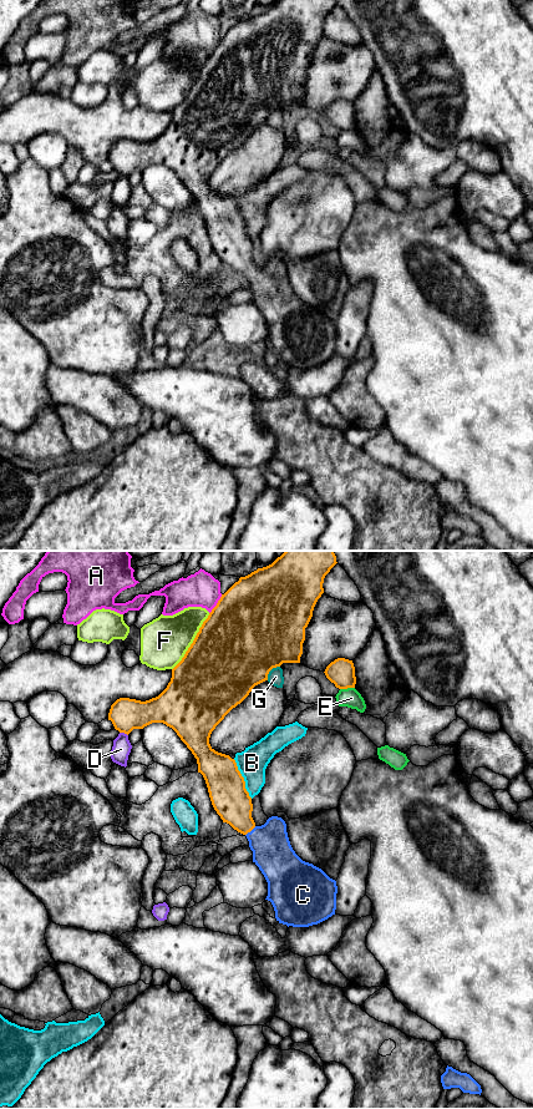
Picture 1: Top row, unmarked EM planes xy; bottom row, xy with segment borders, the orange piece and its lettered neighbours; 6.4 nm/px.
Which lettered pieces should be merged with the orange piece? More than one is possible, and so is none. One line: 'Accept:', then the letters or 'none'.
Accept: C

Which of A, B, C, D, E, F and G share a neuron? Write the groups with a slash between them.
A / B / C / D / E / F / G

